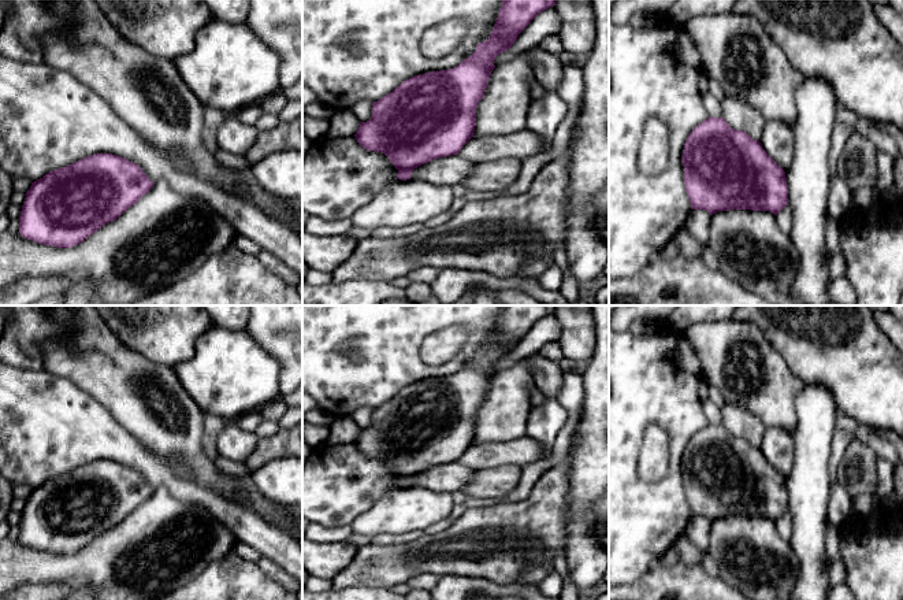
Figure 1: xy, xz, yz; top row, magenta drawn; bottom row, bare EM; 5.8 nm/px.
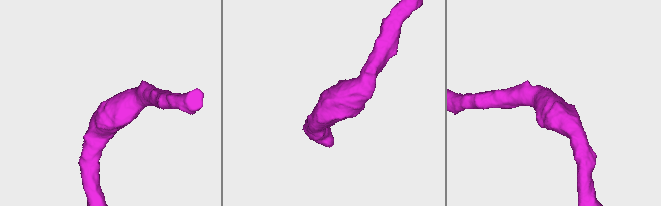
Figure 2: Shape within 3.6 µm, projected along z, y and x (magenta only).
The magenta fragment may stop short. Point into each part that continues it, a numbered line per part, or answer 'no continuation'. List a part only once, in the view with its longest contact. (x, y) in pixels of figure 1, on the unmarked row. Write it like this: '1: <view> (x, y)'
no continuation

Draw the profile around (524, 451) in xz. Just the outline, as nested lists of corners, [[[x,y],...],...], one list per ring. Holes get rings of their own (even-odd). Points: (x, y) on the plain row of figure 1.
[[[523,436],[516,441],[472,444],[458,459],[458,463],[477,470],[505,464],[527,466],[542,459],[543,449],[532,438]]]

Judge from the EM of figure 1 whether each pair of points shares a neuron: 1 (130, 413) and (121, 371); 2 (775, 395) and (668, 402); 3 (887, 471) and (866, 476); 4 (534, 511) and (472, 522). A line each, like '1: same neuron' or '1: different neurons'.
1: same neuron
2: different neurons
3: different neurons
4: same neuron

